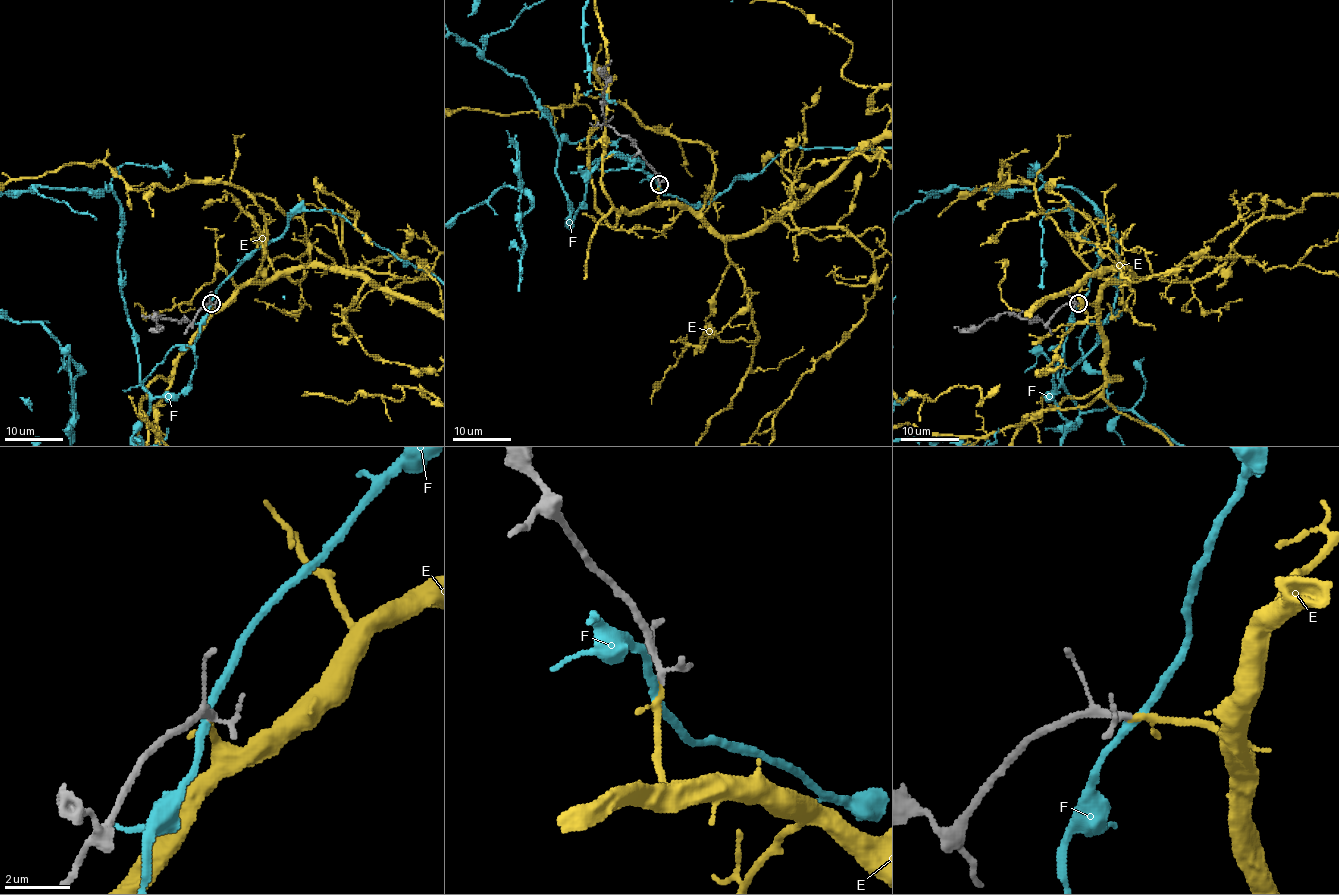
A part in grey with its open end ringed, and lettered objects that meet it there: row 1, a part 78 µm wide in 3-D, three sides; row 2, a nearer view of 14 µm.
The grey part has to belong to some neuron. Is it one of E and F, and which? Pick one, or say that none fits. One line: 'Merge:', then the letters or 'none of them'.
Merge: E

